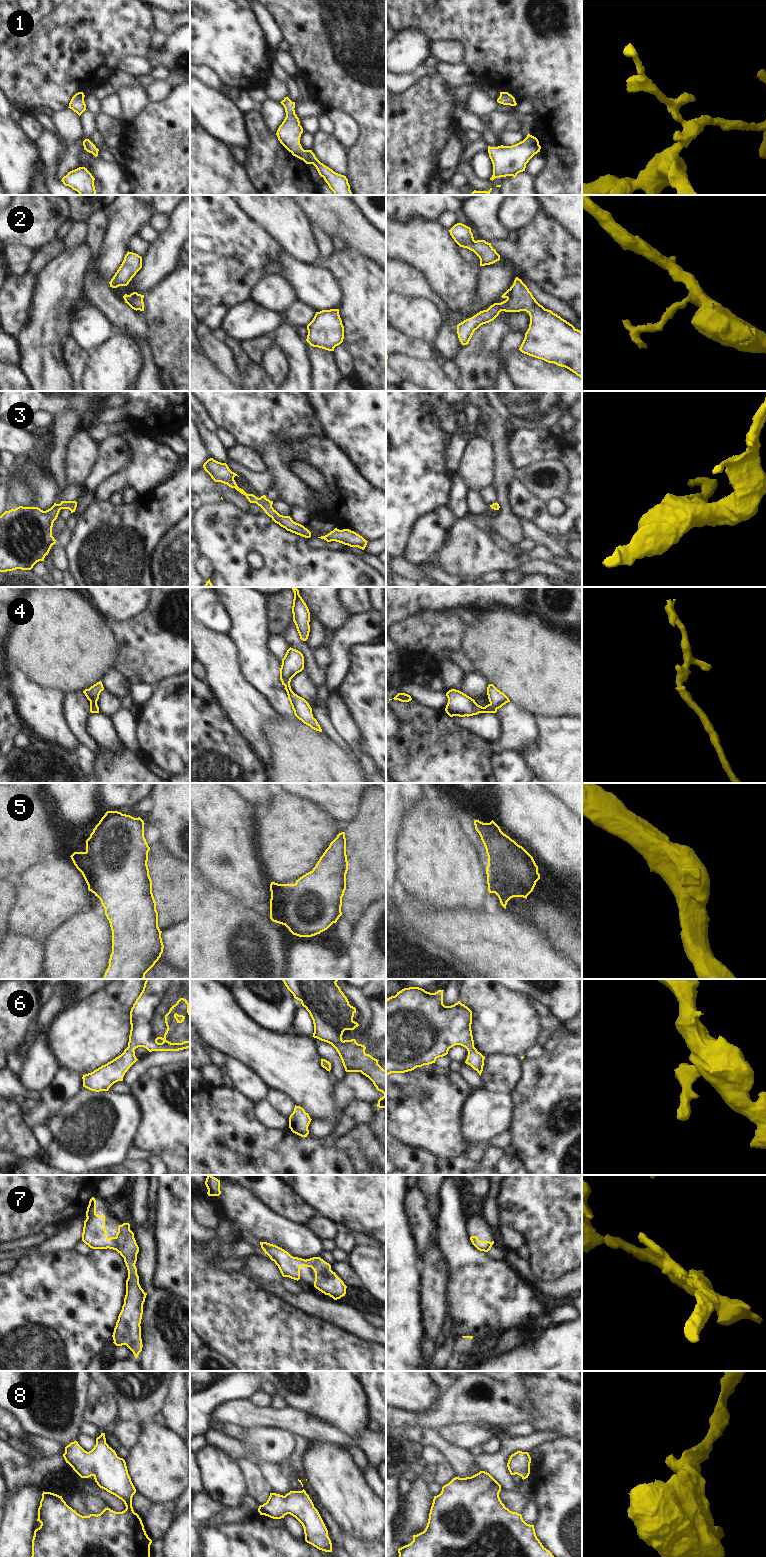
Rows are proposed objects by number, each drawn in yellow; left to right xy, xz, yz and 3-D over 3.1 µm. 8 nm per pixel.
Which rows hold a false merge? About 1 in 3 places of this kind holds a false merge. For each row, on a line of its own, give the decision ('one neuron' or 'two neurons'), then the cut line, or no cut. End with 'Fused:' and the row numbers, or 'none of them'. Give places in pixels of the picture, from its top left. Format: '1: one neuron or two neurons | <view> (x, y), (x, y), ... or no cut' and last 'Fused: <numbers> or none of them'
1: one neuron | no cut
2: one neuron | no cut
3: one neuron | no cut
4: one neuron | no cut
5: one neuron | no cut
6: one neuron | no cut
7: one neuron | no cut
8: one neuron | no cut
Fused: none of them

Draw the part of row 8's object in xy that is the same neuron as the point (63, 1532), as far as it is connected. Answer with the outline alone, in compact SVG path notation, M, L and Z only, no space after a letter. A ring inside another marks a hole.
M105 1433L96 1438L96 1445L89 1452L77 1441L71 1442L65 1447L63 1457L81 1478L93 1476L97 1485L121 1499L126 1509L115 1512L107 1507L100 1514L82 1516L69 1507L62 1496L43 1491L37 1519L41 1525L34 1531L31 1557L150 1557L152 1540L132 1507L136 1489L125 1460L106 1443Z

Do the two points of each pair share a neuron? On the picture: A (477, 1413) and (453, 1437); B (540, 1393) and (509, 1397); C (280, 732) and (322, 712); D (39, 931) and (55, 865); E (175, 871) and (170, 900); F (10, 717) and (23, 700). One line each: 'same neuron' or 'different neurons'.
A: different neurons
B: different neurons
C: different neurons
D: same neuron
E: same neuron
F: different neurons

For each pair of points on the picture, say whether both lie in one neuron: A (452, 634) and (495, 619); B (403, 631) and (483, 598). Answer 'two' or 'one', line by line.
A: two
B: two

